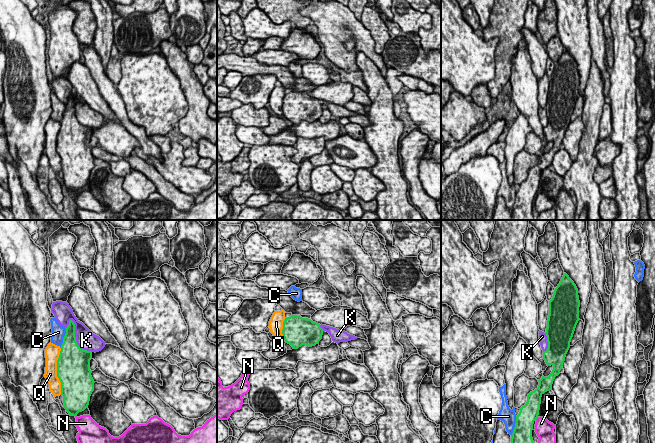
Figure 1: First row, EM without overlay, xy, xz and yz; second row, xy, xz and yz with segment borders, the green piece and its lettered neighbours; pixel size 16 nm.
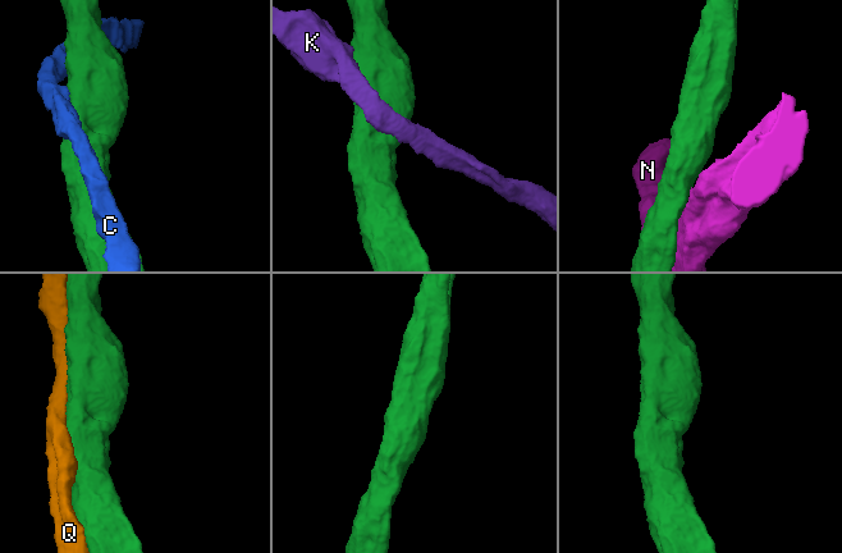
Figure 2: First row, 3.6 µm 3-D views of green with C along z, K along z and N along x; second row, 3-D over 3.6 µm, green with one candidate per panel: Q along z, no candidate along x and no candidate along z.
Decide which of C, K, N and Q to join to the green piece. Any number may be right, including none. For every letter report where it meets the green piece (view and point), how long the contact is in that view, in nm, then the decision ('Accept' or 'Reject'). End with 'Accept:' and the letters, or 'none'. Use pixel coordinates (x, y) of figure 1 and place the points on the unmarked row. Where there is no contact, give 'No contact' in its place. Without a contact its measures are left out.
C: Touches green at yz (515, 202). Shared border 340 nm. Reject
K: Touches green at xy (75, 115). Shared border 650 nm. Reject
N: Touches green at yz (536, 194). Shared border 70 nm. Reject
Q: Touches green at xy (57, 147). Shared border 750 nm. Accept
Accept: Q

